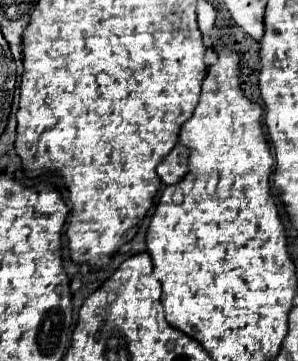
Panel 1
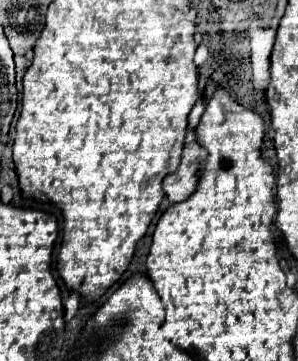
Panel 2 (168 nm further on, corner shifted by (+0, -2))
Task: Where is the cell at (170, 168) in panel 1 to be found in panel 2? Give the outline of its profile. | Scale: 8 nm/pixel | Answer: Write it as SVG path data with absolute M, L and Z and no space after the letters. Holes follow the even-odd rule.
M191 142L183 146L179 168L163 180L163 190L171 204L179 204L187 200L201 180L203 162L207 160L207 150L199 142Z

